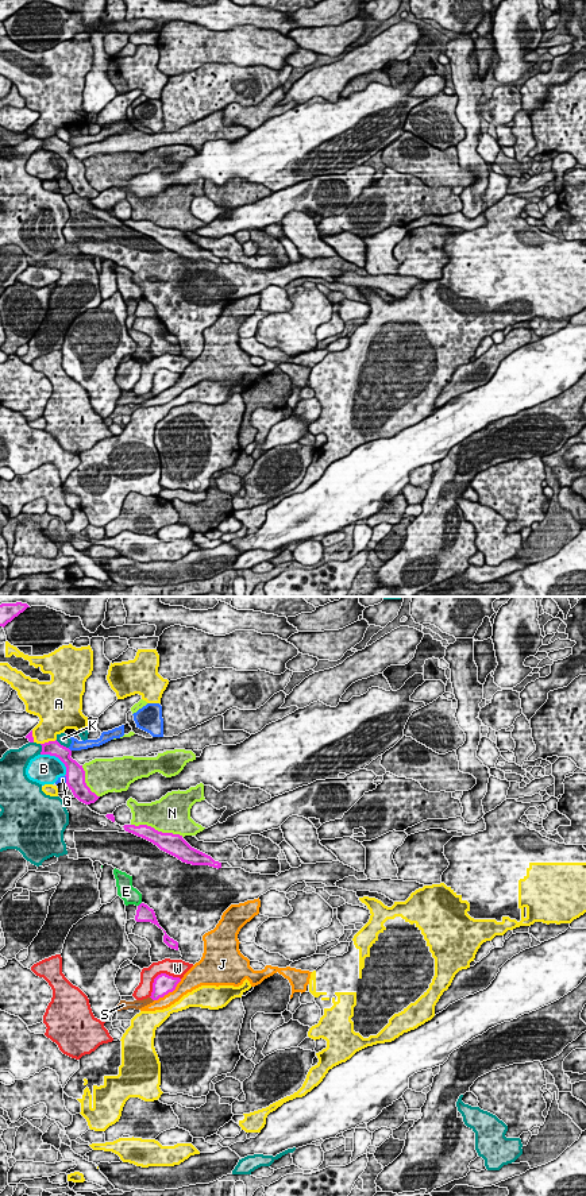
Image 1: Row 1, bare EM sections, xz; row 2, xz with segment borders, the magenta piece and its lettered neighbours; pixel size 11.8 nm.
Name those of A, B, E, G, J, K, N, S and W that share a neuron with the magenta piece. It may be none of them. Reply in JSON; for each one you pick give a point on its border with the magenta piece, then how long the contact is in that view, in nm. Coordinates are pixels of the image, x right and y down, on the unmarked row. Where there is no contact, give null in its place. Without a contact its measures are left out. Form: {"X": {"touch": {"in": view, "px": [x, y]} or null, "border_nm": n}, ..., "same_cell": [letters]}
{"same_cell": []}

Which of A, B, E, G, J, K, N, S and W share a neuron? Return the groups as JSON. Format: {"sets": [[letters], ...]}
{"sets": [["A"], ["B"], ["E", "J"], ["G"], ["K"], ["N"], ["S"], ["W"]]}

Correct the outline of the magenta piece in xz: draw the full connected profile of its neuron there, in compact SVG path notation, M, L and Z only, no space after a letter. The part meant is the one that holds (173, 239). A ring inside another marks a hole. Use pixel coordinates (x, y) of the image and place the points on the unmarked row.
M124 220L126 227L142 232L161 246L177 252L182 258L192 261L209 261L213 263L221 263L221 258L215 256L211 251L192 243L180 229L162 228L147 220Z

